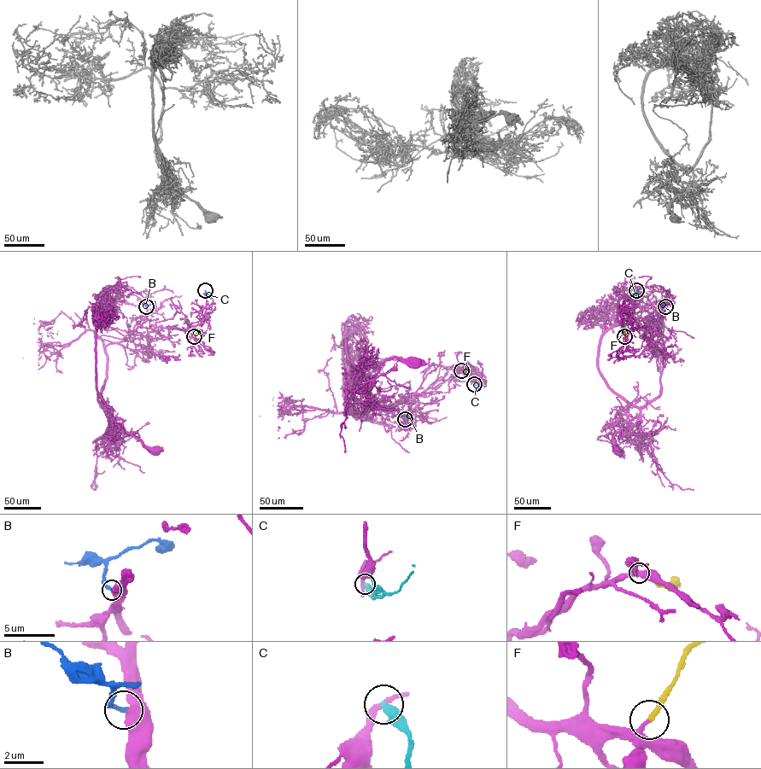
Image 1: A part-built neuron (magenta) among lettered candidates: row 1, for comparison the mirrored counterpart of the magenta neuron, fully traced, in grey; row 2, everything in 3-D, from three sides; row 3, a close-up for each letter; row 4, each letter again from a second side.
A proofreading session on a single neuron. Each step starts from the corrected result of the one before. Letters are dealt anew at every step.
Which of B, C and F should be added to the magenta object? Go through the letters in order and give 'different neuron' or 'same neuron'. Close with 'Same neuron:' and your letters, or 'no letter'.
B: same neuron
C: different neuron
F: different neuron
Same neuron: B

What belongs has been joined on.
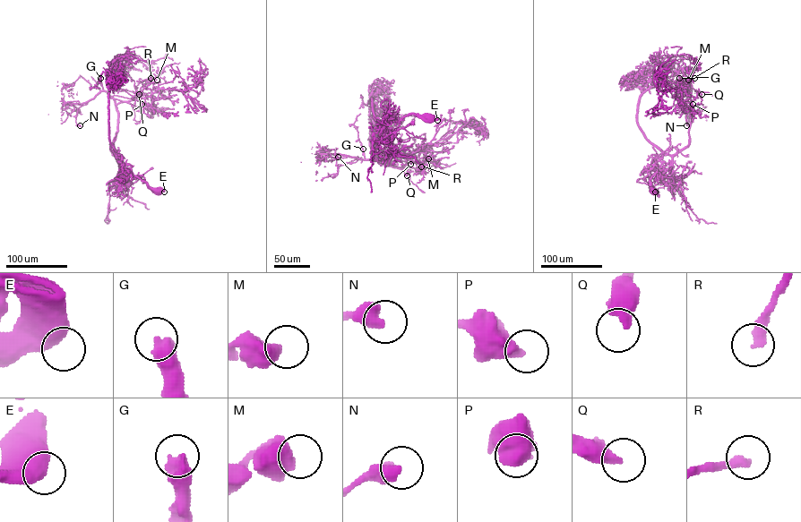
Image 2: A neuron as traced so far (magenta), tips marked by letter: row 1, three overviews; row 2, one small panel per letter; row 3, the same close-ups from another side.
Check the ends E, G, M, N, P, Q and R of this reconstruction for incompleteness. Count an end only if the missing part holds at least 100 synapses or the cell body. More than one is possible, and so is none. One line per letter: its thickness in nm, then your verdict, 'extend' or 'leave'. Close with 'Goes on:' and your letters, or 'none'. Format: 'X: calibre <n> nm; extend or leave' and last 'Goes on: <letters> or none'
E: calibre 700 nm; leave
G: calibre 480 nm; extend
M: calibre 650 nm; leave
N: calibre 550 nm; leave
P: calibre 460 nm; leave
Q: calibre 440 nm; leave
R: calibre 320 nm; leave
Goes on: G

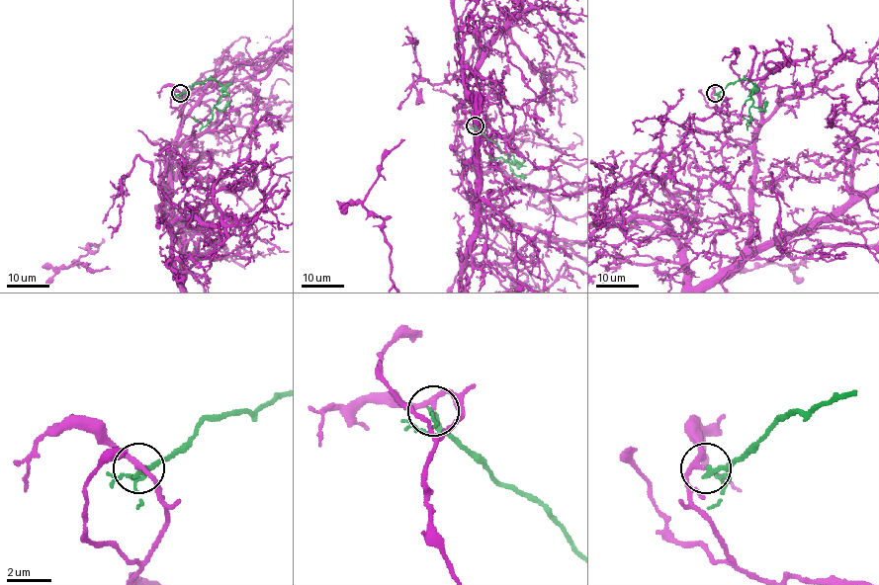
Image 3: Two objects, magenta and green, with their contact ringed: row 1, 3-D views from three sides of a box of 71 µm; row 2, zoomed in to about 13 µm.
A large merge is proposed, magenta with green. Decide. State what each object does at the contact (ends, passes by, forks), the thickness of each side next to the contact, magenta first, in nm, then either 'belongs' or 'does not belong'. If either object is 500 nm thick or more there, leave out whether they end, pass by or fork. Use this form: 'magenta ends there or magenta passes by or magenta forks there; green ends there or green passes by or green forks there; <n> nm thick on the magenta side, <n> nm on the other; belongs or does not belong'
magenta passes by; green passes by; 220 nm thick on the magenta side, 170 nm on the other; does not belong

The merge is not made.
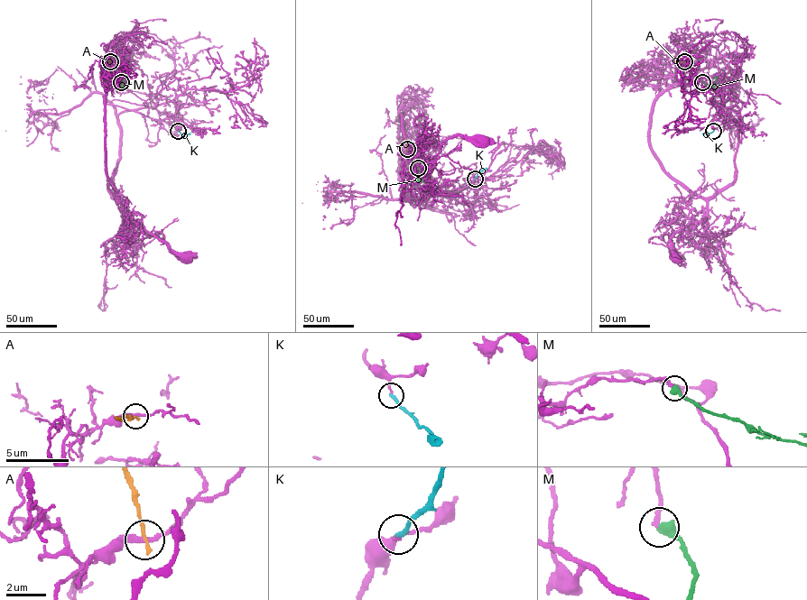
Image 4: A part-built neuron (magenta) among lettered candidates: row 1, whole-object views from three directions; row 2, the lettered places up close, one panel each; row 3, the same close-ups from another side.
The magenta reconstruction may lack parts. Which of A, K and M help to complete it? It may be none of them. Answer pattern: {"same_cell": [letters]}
{"same_cell": ["K", "M"]}

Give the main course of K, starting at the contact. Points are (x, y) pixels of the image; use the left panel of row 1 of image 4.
K: (178, 130), (182, 134), (190, 133)

